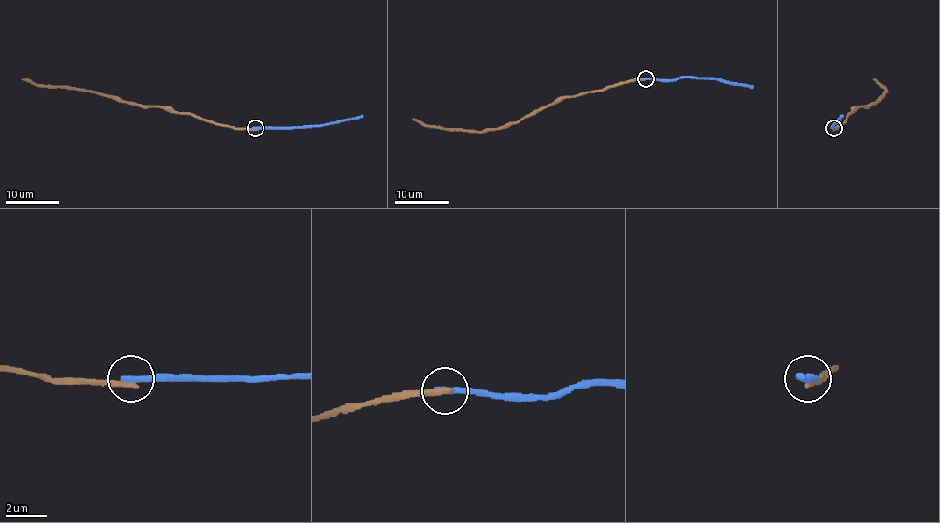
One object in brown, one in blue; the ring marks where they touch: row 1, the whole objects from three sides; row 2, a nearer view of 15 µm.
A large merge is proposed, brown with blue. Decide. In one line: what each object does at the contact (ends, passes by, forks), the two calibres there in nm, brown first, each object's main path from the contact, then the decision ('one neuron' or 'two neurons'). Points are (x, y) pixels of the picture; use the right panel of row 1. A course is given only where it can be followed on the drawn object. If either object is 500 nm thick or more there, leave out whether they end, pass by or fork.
brown ends there; blue ends there; 300 nm thick on the brown side, 340 nm on the other; brown runs (833, 128), (859, 106), (876, 101), (886, 91), (873, 79); blue runs (833, 128), (843, 115); two neurons

